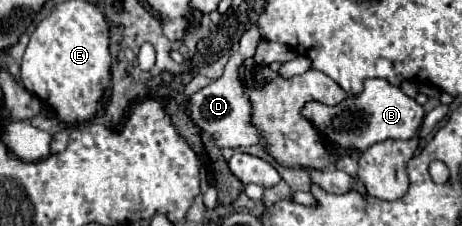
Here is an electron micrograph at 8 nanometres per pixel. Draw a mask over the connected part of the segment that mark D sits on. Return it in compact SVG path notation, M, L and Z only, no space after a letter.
M253 24L243 34L243 38L239 42L239 50L227 62L223 76L219 80L211 82L209 86L201 88L199 92L195 92L189 98L187 106L185 106L185 112L191 118L191 122L199 130L207 132L213 138L213 142L215 142L217 148L245 148L245 146L251 146L251 144L259 144L261 142L261 136L259 136L257 128L251 124L251 106L249 106L249 100L243 94L243 84L241 84L239 74L237 74L237 68L241 68L243 60L245 58L251 58L255 54L255 48L257 48L257 42L259 40L261 40L261 36L257 32L257 26Z

